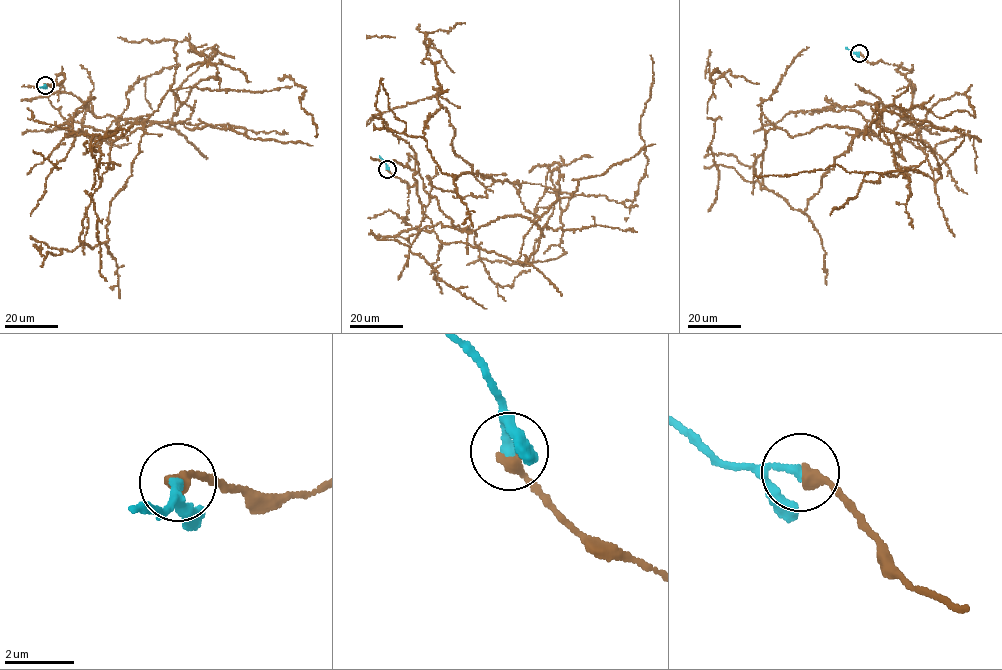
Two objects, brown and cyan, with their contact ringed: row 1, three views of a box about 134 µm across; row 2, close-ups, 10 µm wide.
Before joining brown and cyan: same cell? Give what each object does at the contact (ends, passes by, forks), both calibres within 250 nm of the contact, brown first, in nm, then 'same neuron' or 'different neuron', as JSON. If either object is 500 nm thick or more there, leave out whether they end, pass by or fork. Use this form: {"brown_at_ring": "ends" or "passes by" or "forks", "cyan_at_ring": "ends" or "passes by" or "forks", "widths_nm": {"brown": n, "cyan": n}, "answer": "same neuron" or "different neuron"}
{"brown_at_ring": "ends", "cyan_at_ring": "ends", "widths_nm": {"brown": 400, "cyan": 240}, "answer": "same neuron"}

